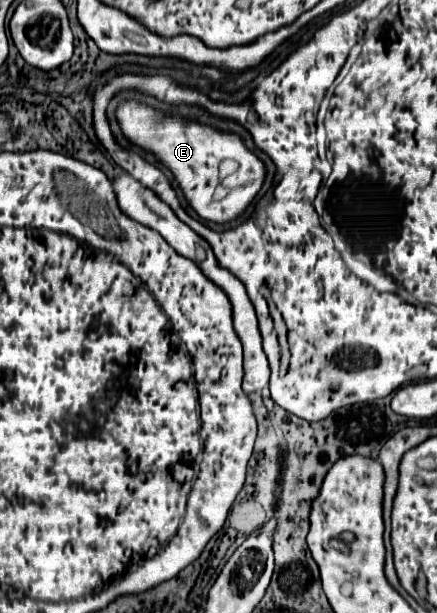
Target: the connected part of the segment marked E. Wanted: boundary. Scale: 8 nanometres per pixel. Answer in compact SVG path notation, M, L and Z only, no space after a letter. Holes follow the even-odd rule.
M136 101L122 103L116 113L124 135L134 145L154 153L174 173L188 203L202 219L212 223L232 221L252 203L252 199L260 191L266 169L262 161L246 149L238 135L222 133L180 117L170 117ZM224 161L236 163L236 169L226 177L220 173L220 165Z

